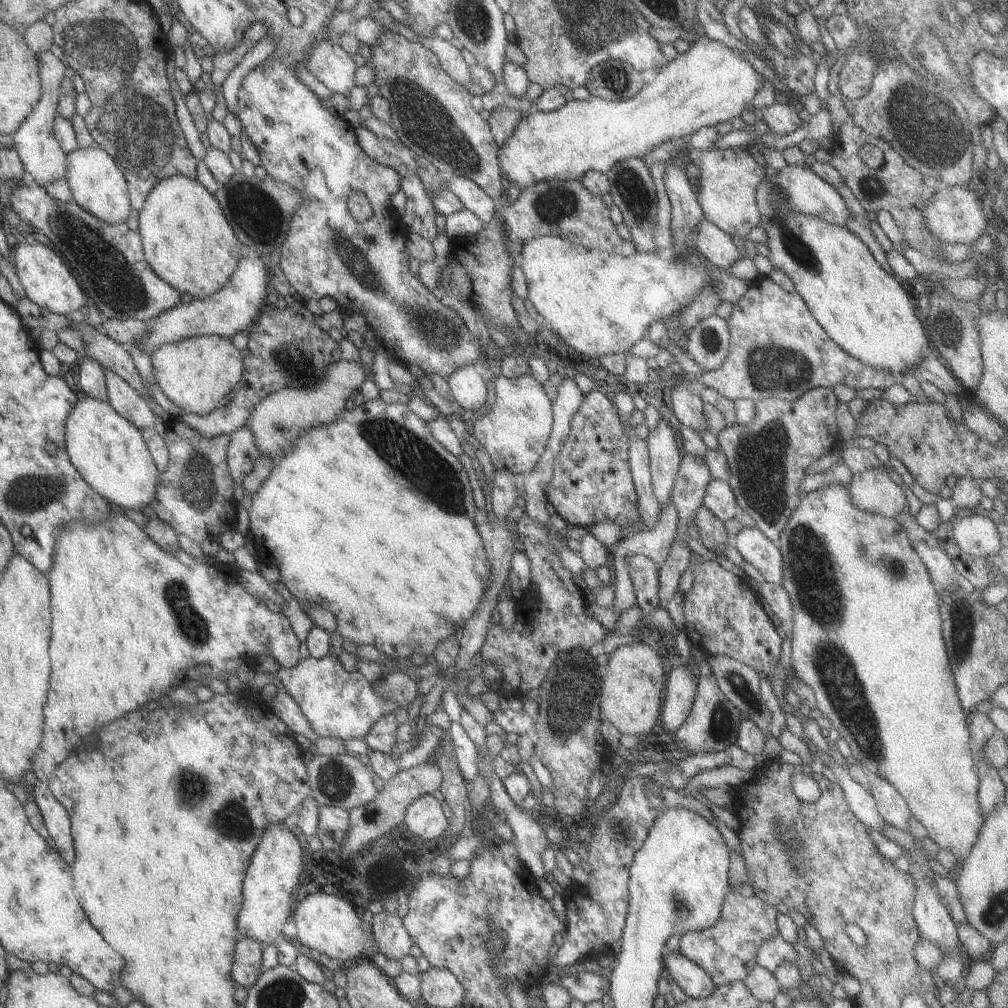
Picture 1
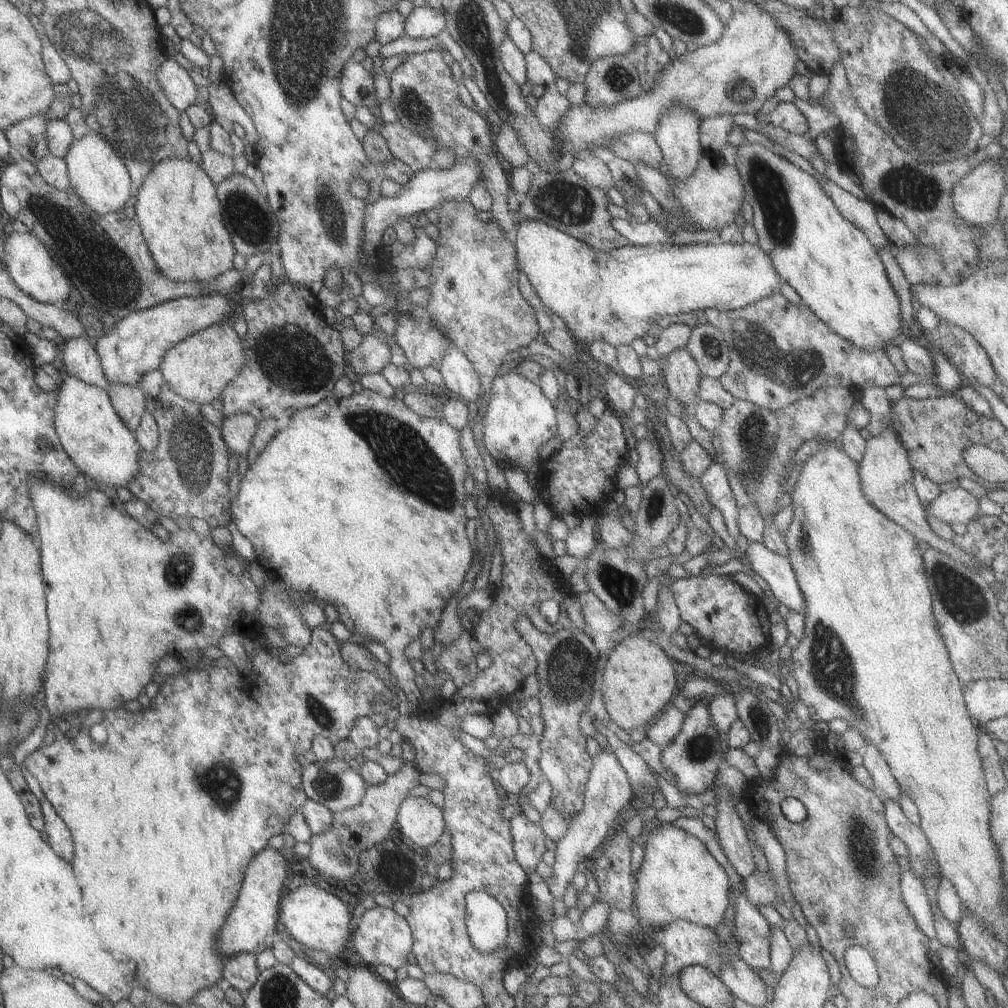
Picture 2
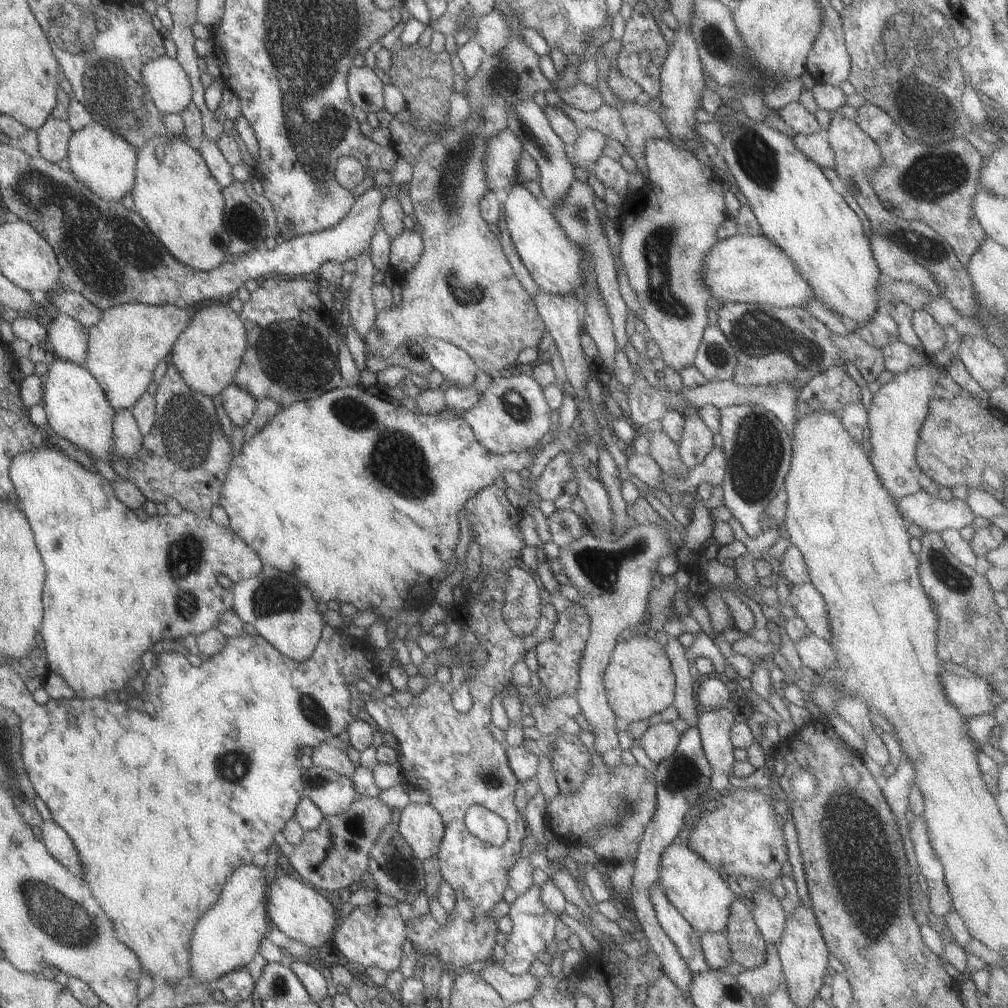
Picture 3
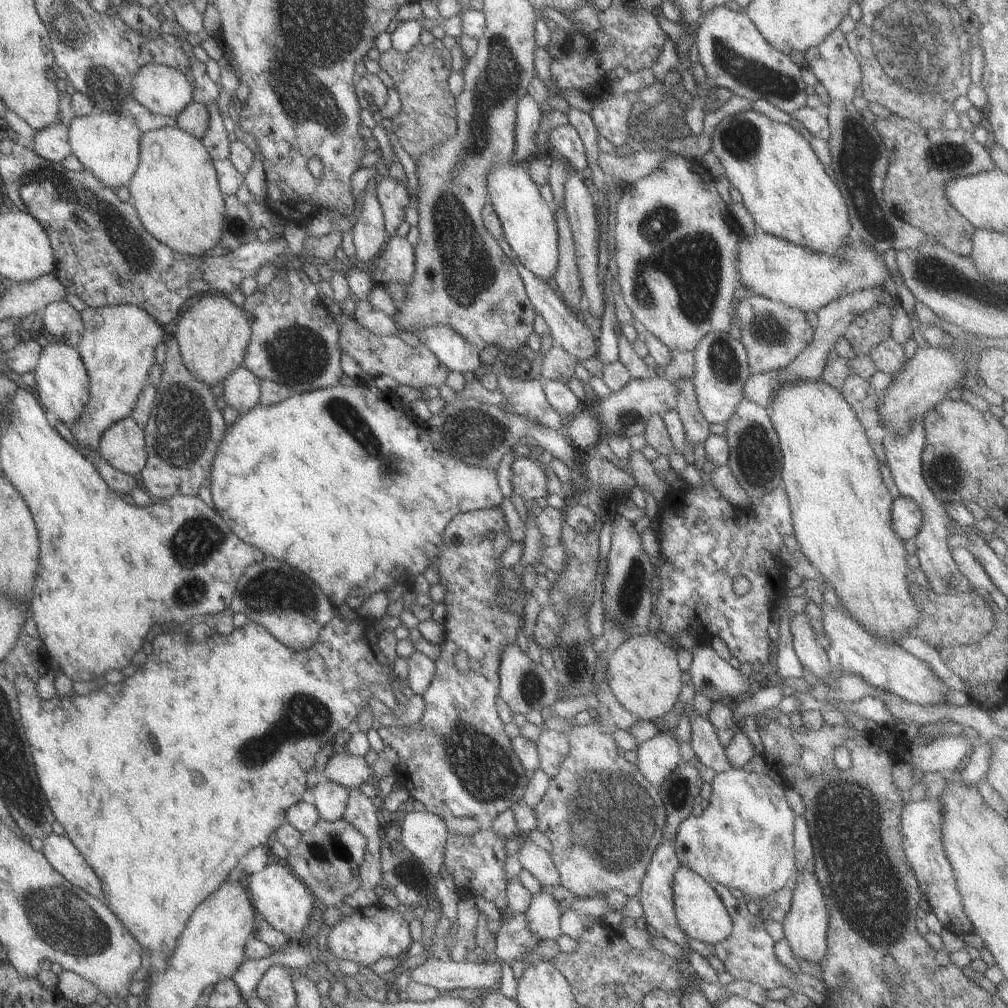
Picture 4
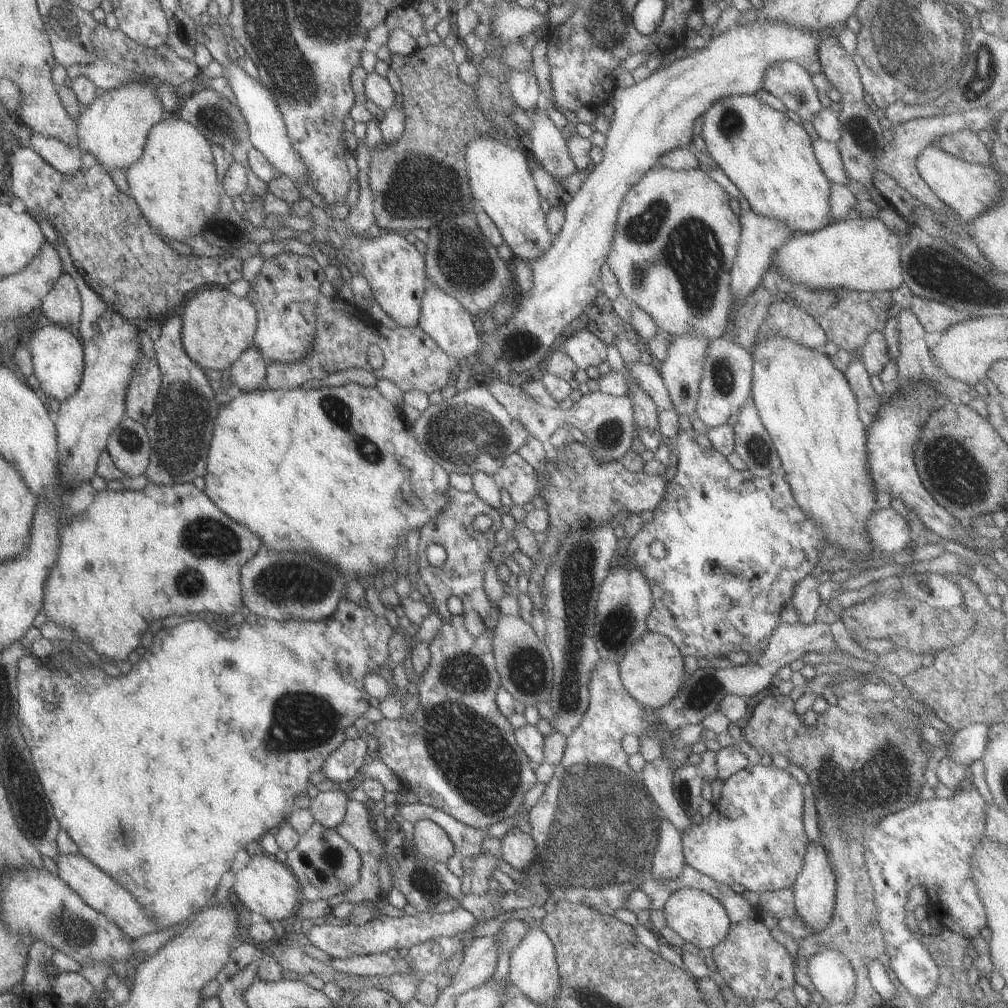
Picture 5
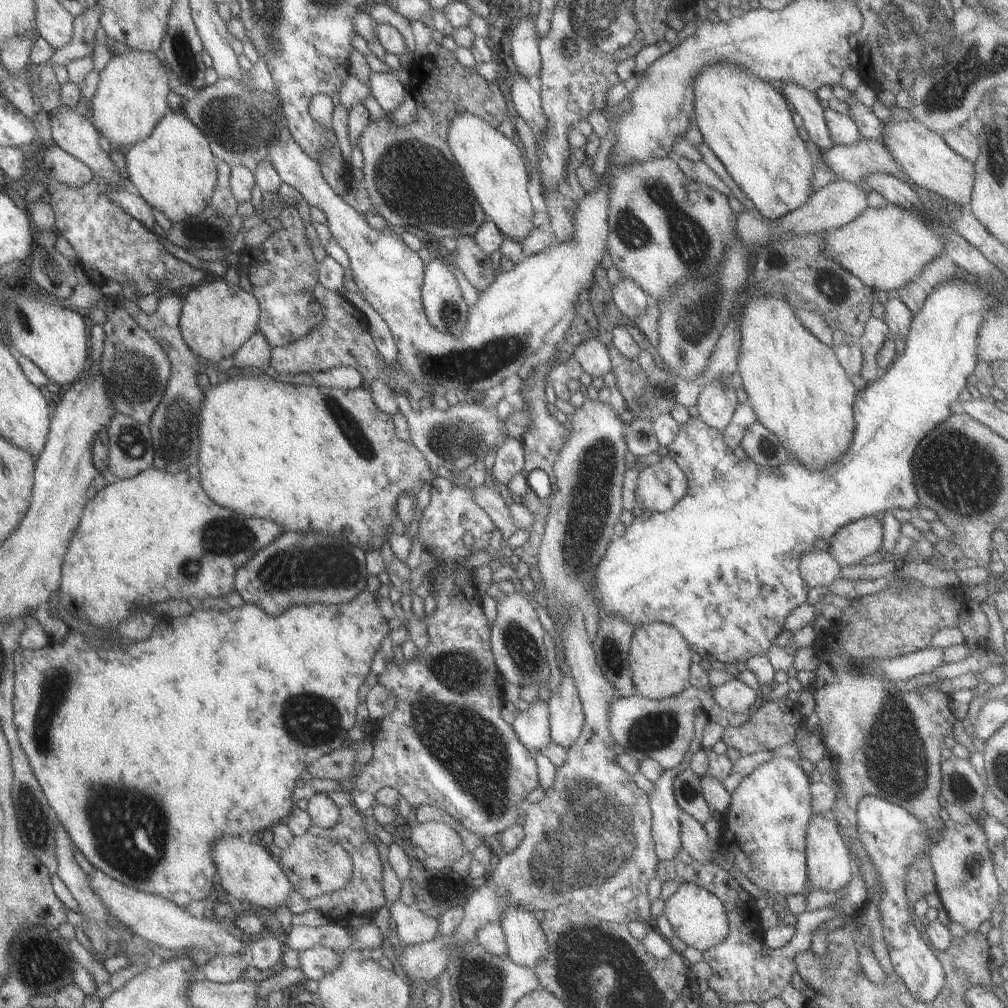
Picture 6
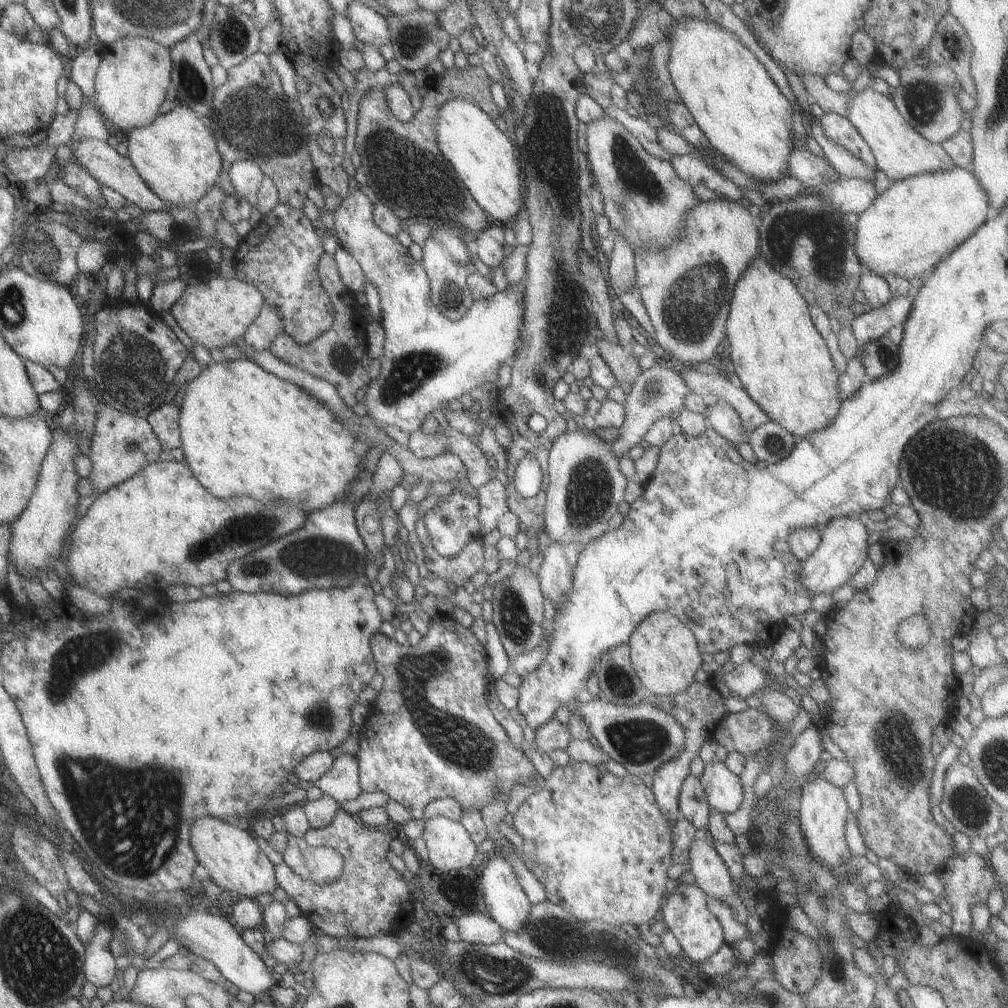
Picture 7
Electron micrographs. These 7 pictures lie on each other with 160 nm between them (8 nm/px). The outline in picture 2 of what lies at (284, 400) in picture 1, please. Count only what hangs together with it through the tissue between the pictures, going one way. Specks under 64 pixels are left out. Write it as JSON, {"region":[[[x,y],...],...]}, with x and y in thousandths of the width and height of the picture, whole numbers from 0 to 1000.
{"region":[[[368,325],[364,331],[359,332],[359,337],[354,344],[346,349],[344,357],[346,357],[346,365],[352,371],[377,370],[386,360],[386,342],[378,329],[372,330]]]}

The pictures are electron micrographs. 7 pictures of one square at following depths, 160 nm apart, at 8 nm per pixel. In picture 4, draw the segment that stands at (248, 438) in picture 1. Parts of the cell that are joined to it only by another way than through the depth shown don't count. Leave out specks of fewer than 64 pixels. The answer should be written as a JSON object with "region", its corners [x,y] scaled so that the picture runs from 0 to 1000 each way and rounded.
{"region":[[[241,361],[229,367],[221,380],[221,397],[236,410],[245,409],[257,398],[258,378]]]}

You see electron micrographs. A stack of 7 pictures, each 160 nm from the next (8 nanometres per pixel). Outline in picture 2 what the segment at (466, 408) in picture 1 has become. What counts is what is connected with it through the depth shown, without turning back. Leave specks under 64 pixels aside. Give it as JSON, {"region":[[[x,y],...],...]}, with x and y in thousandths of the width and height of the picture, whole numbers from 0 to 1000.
{"region":[[[443,343],[438,353],[435,369],[443,387],[451,389],[462,399],[472,398],[475,390],[475,375],[469,368],[469,363],[465,361],[465,357],[462,357],[457,349]]]}

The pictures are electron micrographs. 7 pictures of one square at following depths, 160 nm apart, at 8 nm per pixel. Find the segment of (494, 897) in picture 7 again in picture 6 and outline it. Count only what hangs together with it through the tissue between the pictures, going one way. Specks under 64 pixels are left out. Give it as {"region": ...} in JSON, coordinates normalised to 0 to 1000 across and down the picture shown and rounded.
{"region":[[[500,900],[495,915],[502,937],[502,948],[509,956],[529,962],[544,947],[545,938],[536,917],[525,904]]]}

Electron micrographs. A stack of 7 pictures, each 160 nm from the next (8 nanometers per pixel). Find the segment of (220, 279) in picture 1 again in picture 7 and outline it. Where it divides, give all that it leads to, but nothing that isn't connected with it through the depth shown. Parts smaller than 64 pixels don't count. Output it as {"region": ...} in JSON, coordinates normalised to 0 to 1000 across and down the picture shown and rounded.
{"region":[[[182,103],[173,105],[143,126],[132,126],[122,134],[125,156],[138,177],[162,200],[174,204],[191,204],[214,183],[221,159],[203,119],[196,118]]]}

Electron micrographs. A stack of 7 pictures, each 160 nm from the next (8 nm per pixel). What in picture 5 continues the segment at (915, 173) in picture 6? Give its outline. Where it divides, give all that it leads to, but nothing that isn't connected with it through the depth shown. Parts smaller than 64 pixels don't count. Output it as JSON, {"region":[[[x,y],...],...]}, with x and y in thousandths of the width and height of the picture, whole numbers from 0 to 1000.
{"region":[[[924,143],[911,151],[907,164],[914,179],[931,198],[938,201],[959,221],[979,209],[981,205],[985,205],[996,192],[992,173],[986,170],[985,166],[951,159]]]}

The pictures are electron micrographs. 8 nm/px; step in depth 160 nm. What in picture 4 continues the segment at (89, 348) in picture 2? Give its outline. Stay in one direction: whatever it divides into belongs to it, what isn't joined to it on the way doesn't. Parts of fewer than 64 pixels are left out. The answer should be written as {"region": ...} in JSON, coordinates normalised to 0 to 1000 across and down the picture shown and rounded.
{"region":[[[64,298],[51,300],[37,311],[43,325],[53,335],[63,337],[68,343],[75,343],[82,321],[79,317],[79,310],[68,304]]]}

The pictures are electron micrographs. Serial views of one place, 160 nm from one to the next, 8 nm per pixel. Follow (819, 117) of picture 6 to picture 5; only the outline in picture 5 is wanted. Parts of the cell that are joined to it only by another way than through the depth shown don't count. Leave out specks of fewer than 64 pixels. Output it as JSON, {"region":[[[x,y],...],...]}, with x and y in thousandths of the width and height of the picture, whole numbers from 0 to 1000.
{"region":[[[787,61],[760,65],[754,88],[773,97],[779,108],[789,111],[795,118],[804,119],[815,106],[804,73]]]}

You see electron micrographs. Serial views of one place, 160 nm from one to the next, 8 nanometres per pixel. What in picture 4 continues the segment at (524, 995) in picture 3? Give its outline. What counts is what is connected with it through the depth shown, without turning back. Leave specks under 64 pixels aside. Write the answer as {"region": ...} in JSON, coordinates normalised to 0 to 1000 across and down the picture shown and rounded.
{"region":[[[440,949],[423,951],[420,956],[408,961],[404,960],[400,964],[406,965],[406,975],[425,977],[440,985],[447,981],[461,980],[489,980],[489,982],[494,983],[496,978],[496,958],[490,949],[487,949],[487,952],[482,956],[473,956],[468,950],[459,954],[443,953]]]}

